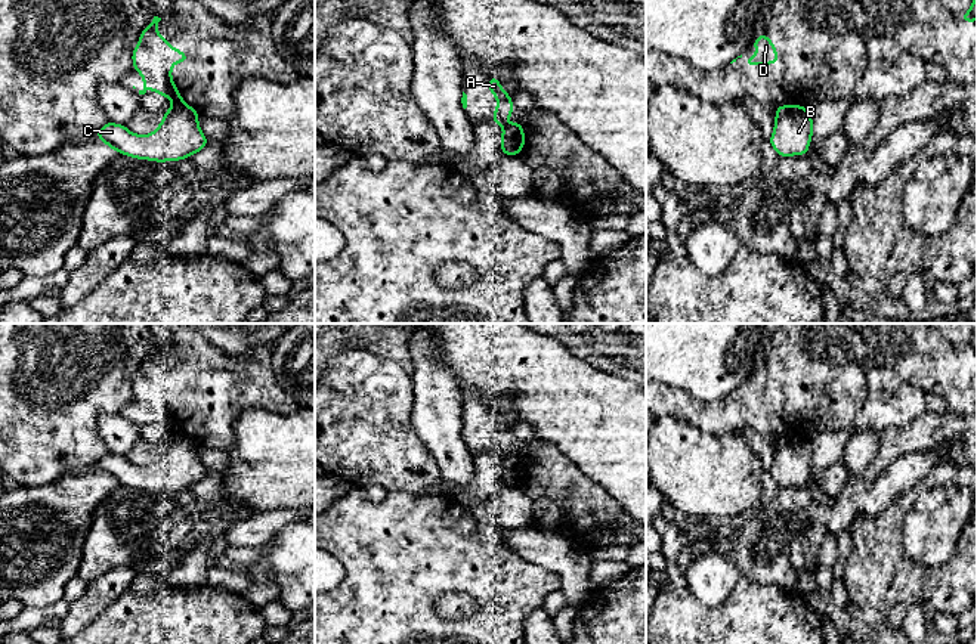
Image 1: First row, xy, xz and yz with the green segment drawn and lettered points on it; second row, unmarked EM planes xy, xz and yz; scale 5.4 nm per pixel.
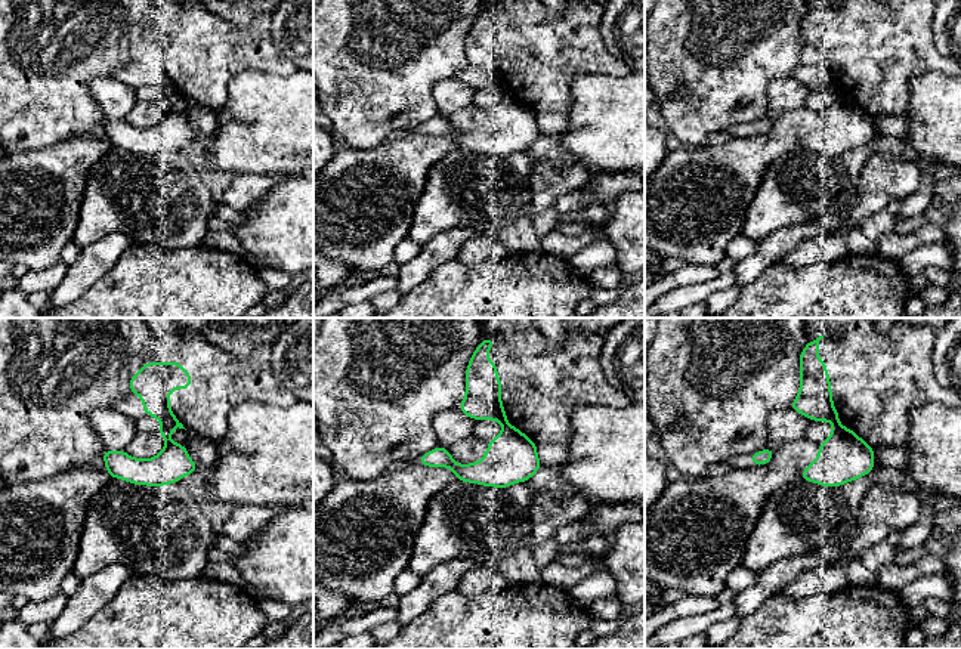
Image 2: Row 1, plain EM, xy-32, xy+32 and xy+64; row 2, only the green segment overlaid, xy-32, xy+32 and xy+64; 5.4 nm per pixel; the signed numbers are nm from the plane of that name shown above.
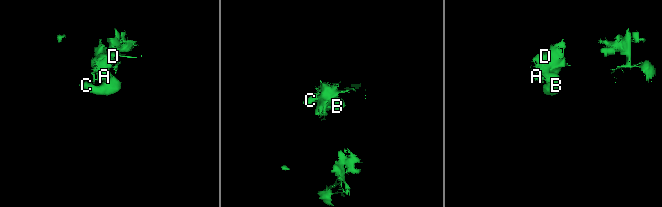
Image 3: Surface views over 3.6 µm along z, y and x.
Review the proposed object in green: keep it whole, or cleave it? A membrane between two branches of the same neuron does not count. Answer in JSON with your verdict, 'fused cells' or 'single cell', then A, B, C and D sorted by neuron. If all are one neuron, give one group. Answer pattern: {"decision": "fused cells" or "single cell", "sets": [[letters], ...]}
{"decision": "fused cells", "sets": [["A", "D"], ["B", "C"]]}

